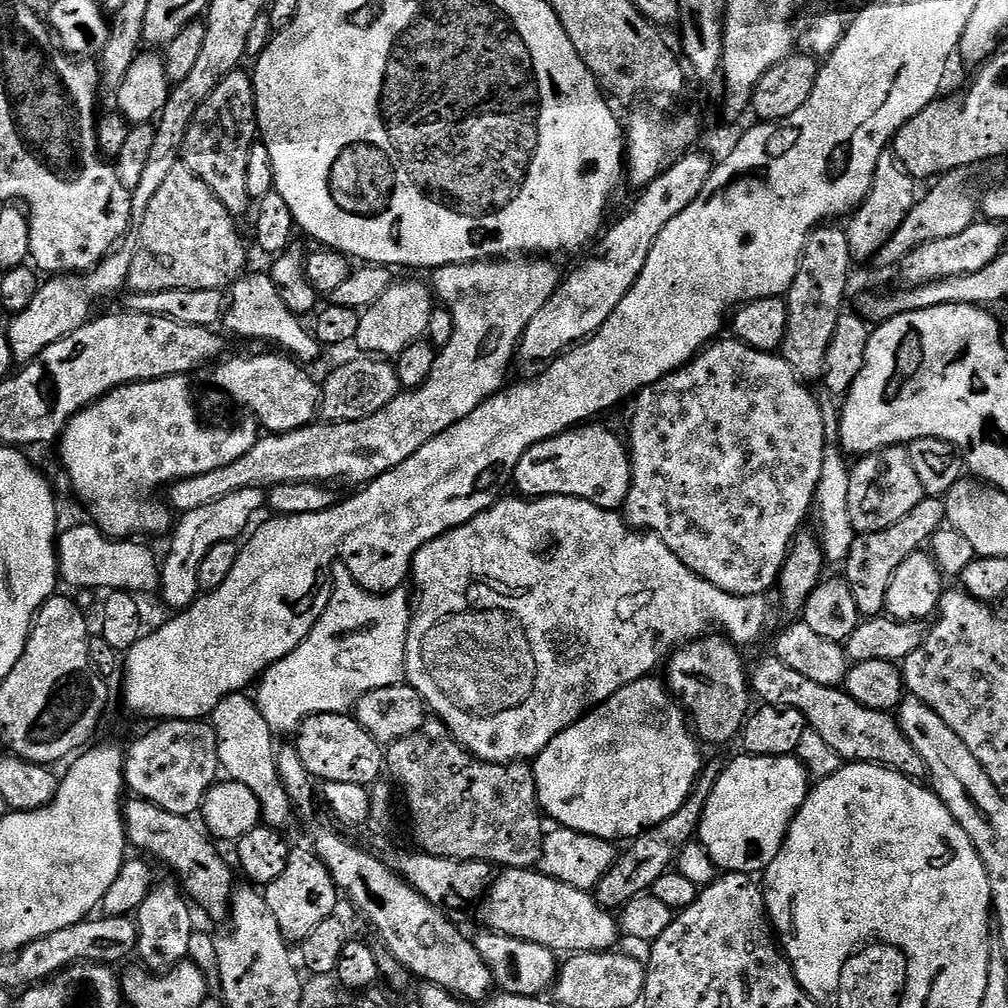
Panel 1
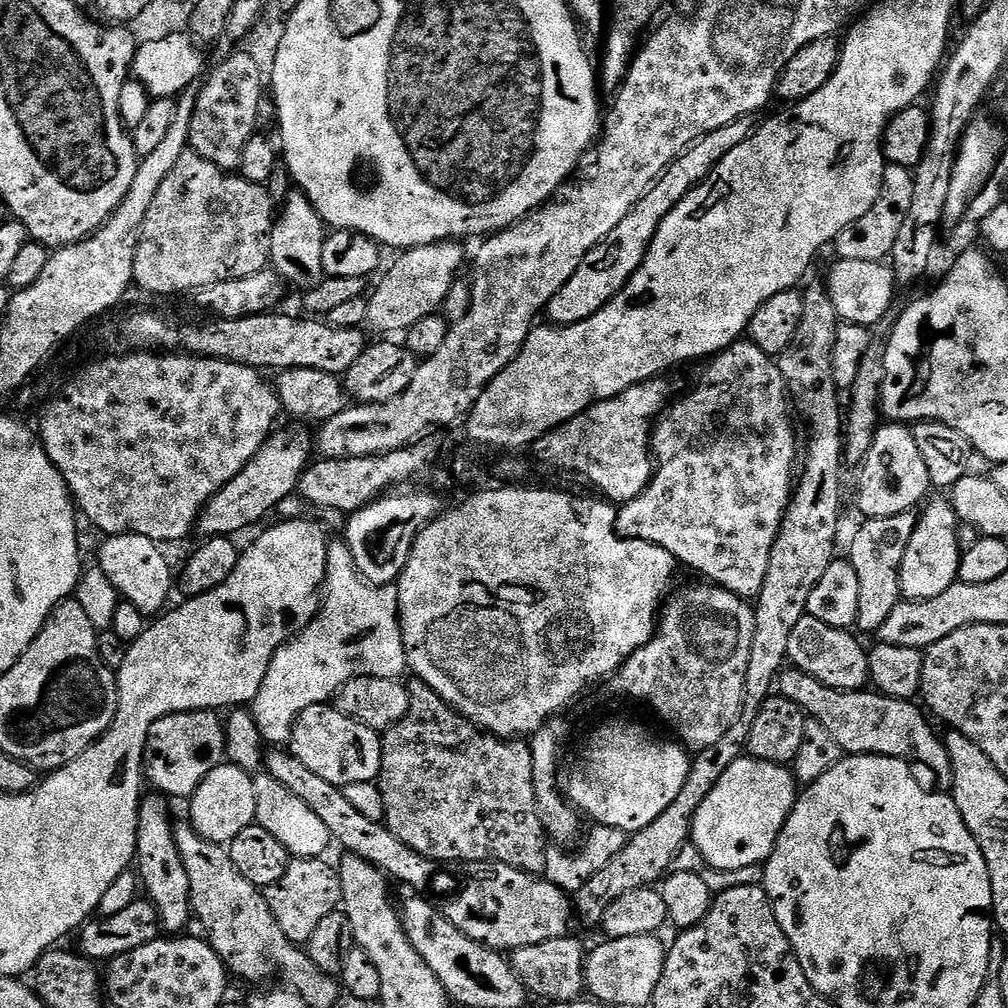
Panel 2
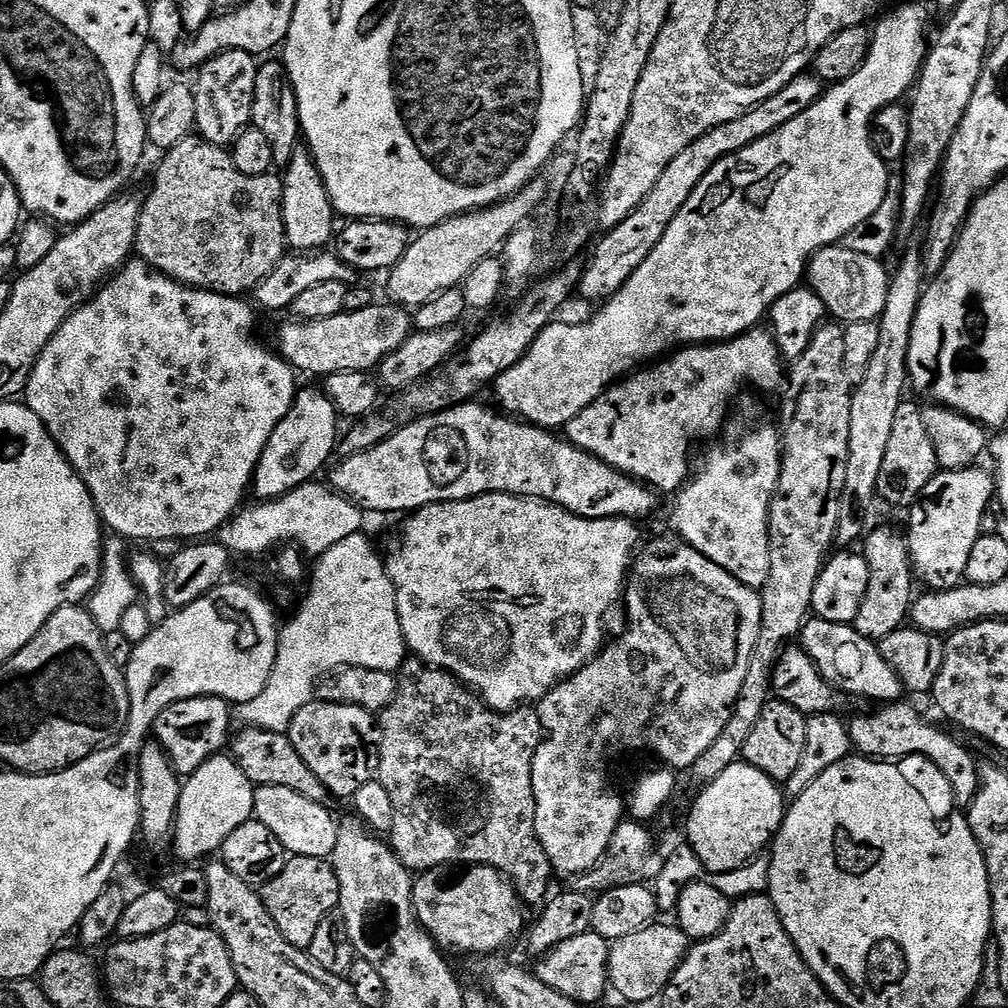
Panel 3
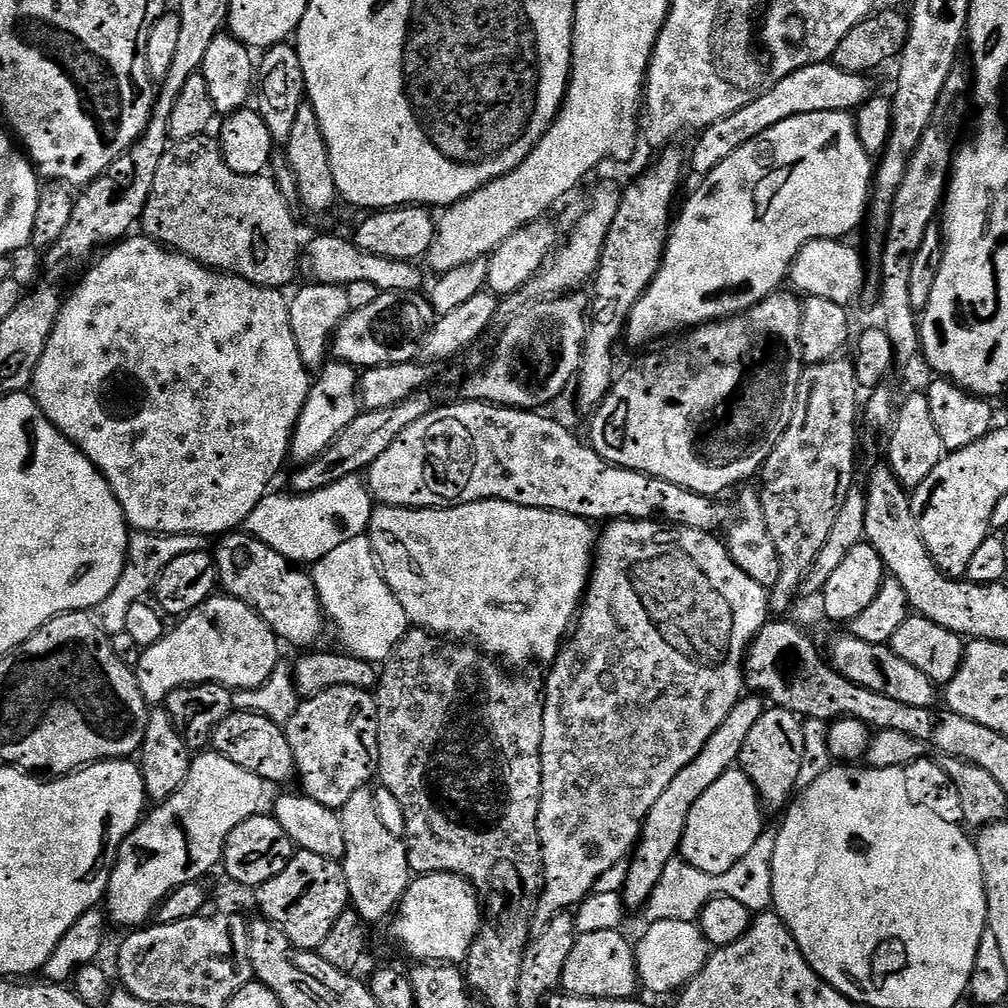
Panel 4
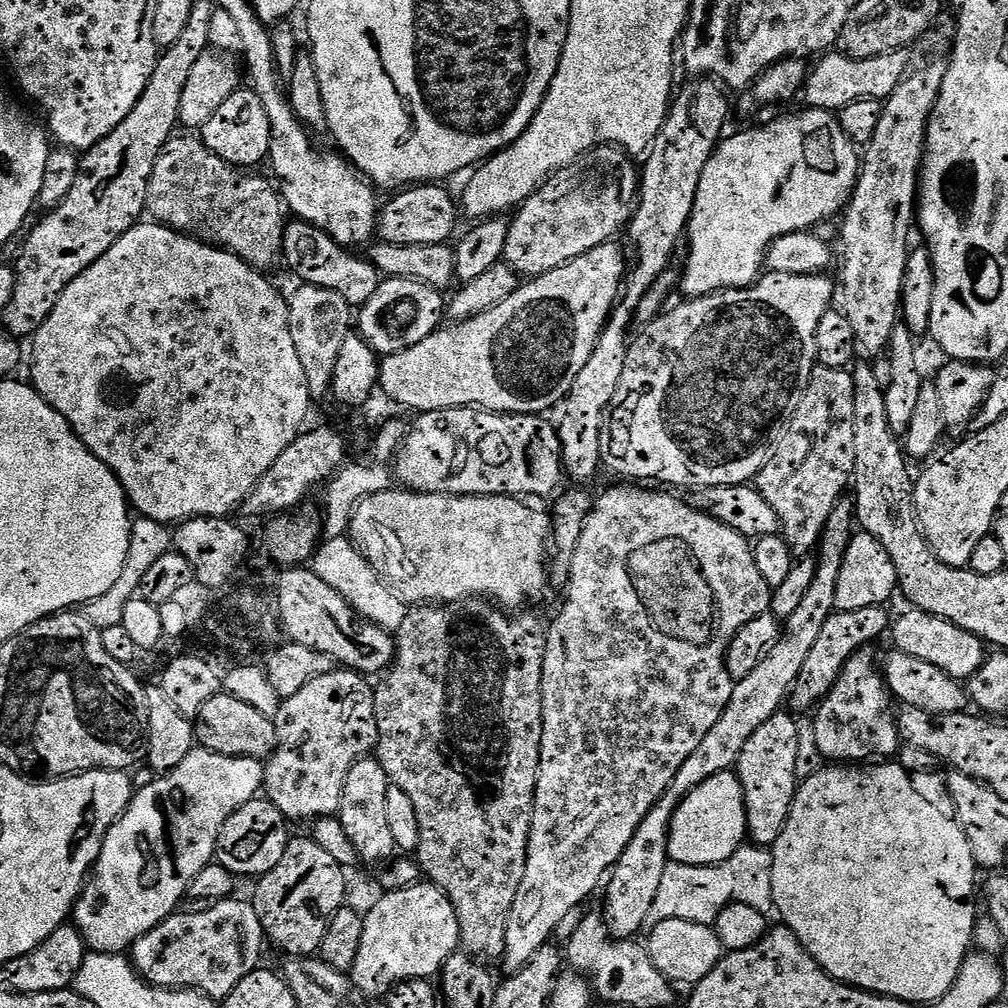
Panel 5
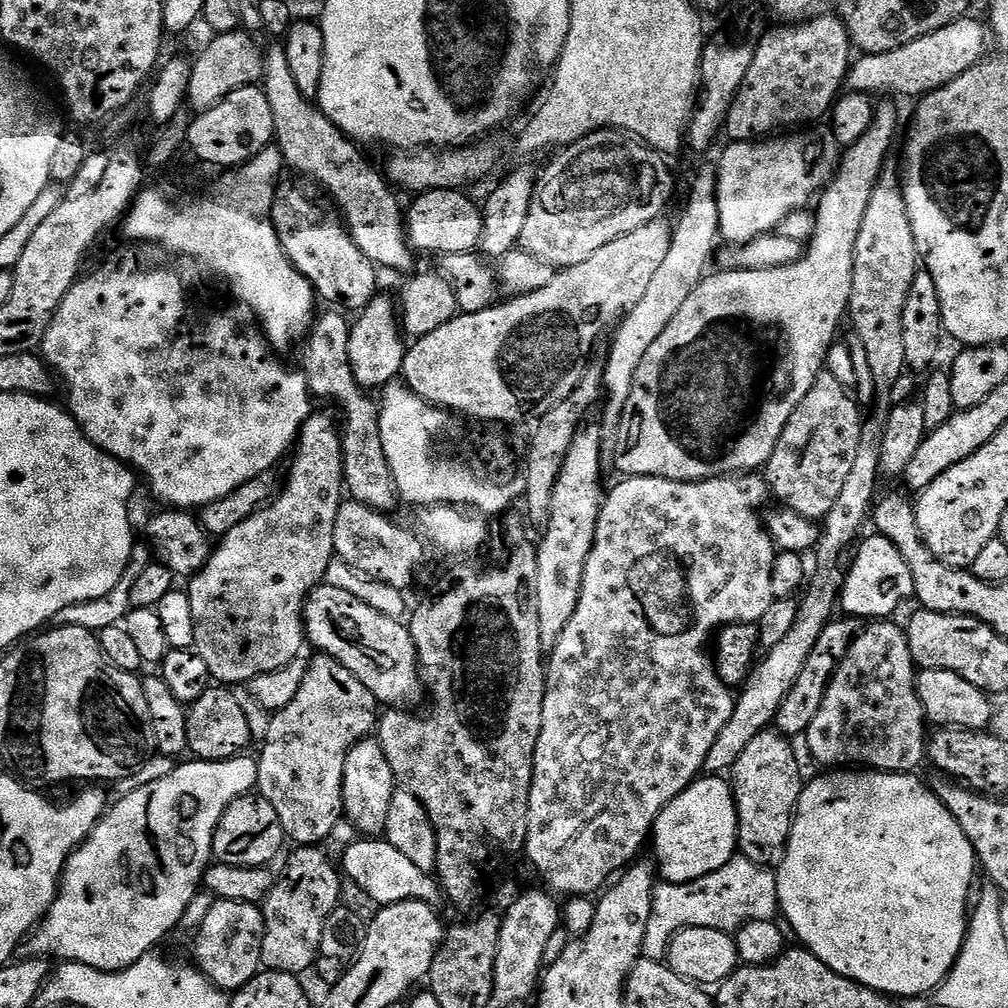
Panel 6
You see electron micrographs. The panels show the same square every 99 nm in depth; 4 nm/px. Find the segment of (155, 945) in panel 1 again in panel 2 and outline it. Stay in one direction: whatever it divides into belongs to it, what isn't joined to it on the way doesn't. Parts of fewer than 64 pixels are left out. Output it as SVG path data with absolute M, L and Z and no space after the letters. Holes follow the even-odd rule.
M159 794L145 795L140 802L140 821L136 831L135 871L141 885L148 887L147 899L151 900L160 916L160 927L165 933L180 934L185 931L188 919L193 919L190 898L190 878L186 878L186 866L178 850L176 828L172 824L172 812L168 809L169 797Z

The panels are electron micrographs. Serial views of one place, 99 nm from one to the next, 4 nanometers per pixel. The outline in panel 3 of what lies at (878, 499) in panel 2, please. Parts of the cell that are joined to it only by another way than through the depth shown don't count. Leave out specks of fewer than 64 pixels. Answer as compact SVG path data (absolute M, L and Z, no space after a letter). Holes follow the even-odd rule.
M901 402L898 414L894 414L894 427L890 429L890 443L886 445L886 462L882 462L882 474L878 474L877 497L896 508L907 509L919 500L922 490L936 477L938 465L934 442L926 434L926 422L921 405Z

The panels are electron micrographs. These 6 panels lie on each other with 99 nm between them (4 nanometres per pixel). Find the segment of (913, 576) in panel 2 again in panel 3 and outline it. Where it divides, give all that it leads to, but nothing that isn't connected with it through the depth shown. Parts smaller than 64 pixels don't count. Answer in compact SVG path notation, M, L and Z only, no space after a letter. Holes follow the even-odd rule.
M980 466L962 470L937 471L936 477L922 490L919 500L911 505L906 527L906 539L914 572L928 583L932 590L947 590L957 587L966 577L966 562L970 552L985 531L984 515L988 503L996 496L997 481Z

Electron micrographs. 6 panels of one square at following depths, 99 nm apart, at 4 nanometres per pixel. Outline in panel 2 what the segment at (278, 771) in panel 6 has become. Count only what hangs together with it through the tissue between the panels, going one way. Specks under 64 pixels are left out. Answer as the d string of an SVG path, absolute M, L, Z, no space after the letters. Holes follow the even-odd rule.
M331 703L310 706L298 714L292 724L290 751L313 774L339 788L354 786L354 782L376 782L382 766L381 733L362 726L354 718L342 714Z

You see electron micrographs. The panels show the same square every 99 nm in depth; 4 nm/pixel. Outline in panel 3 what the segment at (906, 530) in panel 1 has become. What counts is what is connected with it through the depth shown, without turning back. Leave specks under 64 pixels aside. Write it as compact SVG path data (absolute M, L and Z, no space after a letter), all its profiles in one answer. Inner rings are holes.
M875 528L867 533L862 544L862 555L870 566L870 586L866 590L866 598L862 598L862 606L856 615L854 627L856 632L867 640L878 642L886 638L886 634L894 634L894 630L905 627L909 619L914 599L914 591L912 592L914 565L903 531Z

